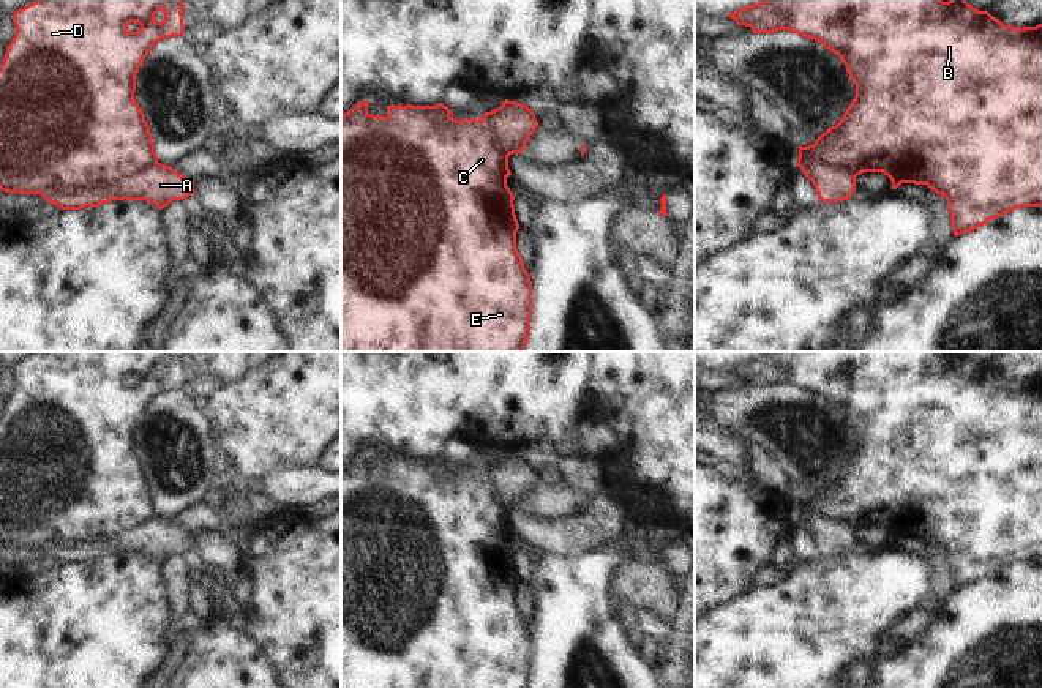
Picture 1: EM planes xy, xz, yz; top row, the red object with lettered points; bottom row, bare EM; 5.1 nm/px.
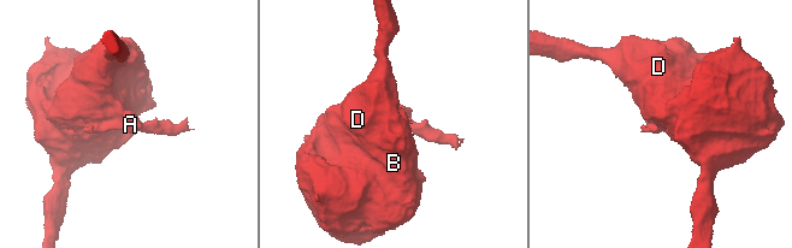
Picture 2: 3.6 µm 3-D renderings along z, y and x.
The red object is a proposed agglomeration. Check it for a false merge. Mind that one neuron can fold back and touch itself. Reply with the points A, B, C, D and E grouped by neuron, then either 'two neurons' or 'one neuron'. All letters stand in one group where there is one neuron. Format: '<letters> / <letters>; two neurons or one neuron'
A / B C D E; two neurons

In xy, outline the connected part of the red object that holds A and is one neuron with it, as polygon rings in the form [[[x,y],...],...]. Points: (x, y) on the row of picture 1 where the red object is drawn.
[[[155,163],[150,169],[126,178],[90,188],[57,189],[41,194],[49,204],[62,210],[99,207],[112,200],[147,200],[159,210],[172,200],[183,200],[194,194],[194,181],[171,166]]]

